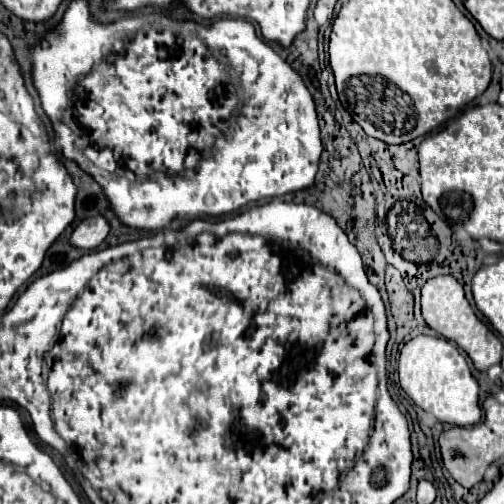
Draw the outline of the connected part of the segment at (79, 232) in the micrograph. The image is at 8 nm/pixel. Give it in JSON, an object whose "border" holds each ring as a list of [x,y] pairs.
{"border":[[[97,214],[91,218],[85,218],[71,234],[71,244],[77,248],[85,248],[85,250],[93,250],[97,248],[109,234],[111,226],[107,222],[105,216]]]}

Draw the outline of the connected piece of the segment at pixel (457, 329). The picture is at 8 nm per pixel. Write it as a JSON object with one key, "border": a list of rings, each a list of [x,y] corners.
{"border":[[[435,276],[425,282],[421,288],[421,312],[429,328],[439,332],[441,336],[453,340],[457,346],[461,346],[467,356],[473,360],[473,366],[481,372],[489,370],[491,366],[499,364],[503,358],[503,344],[501,340],[475,316],[473,308],[469,306],[463,286],[451,276]]]}

